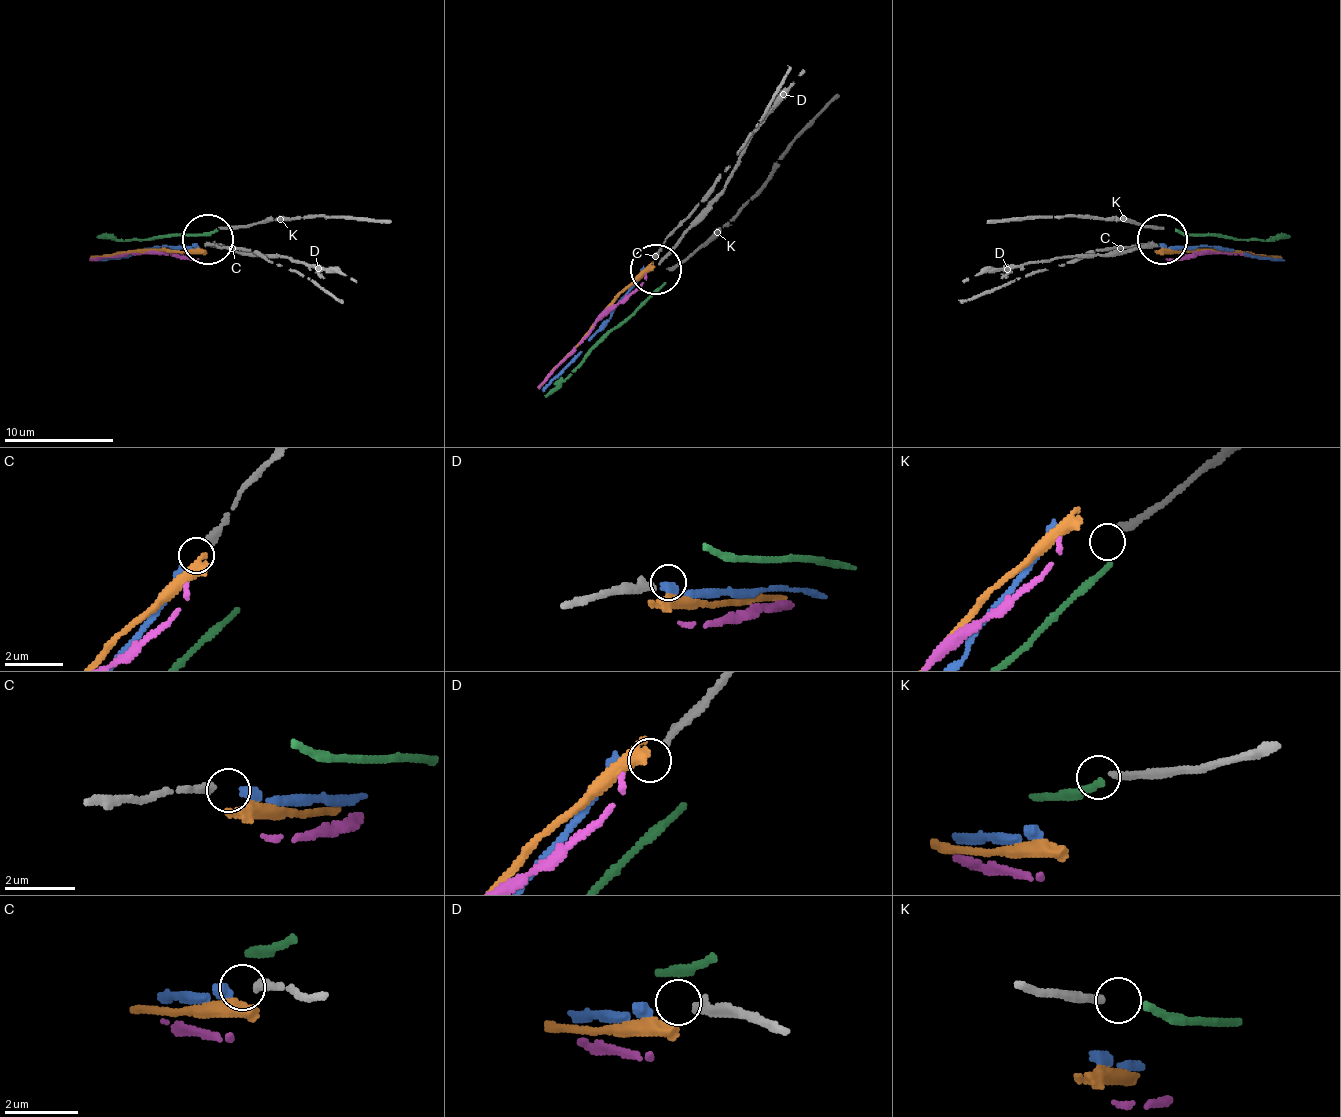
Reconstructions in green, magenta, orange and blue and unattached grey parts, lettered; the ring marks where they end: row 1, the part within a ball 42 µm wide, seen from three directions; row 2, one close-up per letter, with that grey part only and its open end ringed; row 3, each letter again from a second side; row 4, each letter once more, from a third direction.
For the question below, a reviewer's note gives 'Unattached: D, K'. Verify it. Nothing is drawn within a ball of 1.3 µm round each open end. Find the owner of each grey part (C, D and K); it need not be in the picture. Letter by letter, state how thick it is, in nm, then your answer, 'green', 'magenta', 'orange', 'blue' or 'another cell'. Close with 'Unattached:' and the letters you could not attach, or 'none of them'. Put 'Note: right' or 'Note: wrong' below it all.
C: 260 nm | blue
D: 200 nm | another cell
K: 200 nm | another cell
Unattached: D, K
Note: right

